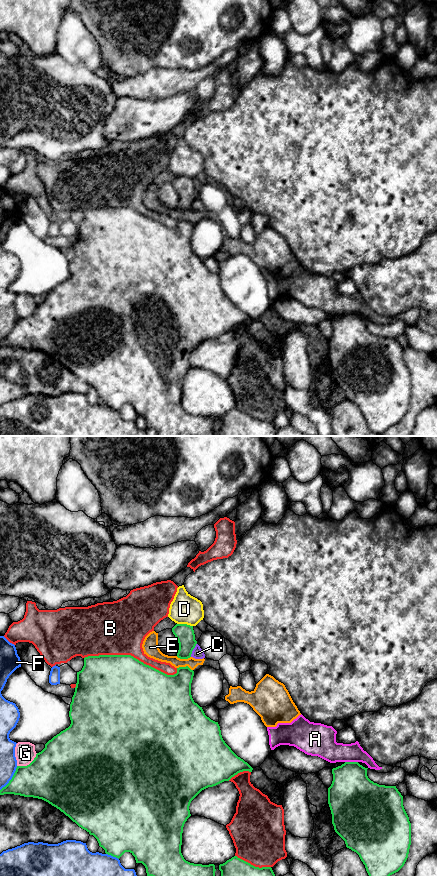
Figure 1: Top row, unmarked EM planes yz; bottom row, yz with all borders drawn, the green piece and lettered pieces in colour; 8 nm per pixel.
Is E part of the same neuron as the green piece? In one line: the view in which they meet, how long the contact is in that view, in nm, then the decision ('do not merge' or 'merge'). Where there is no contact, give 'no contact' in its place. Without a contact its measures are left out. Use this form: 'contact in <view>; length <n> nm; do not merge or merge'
contact in yz; length 130 nm; do not merge

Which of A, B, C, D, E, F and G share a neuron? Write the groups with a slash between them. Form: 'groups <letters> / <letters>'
groups A E / B / C / D / F / G

